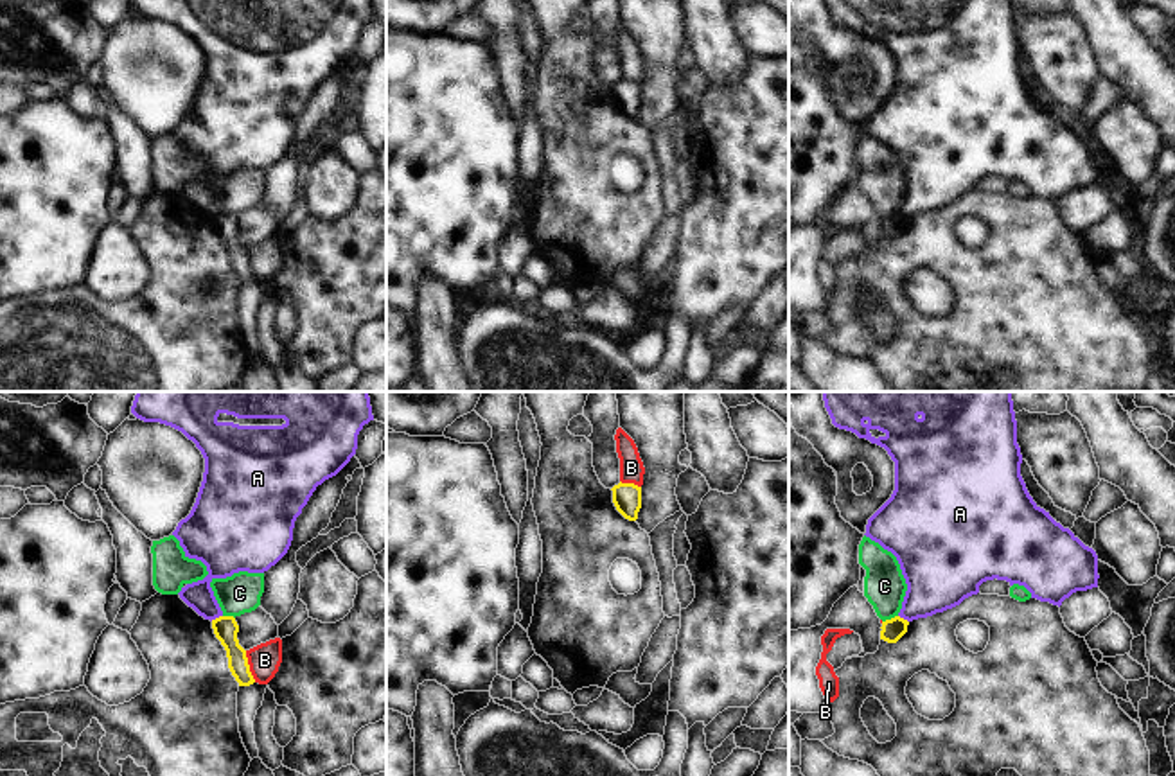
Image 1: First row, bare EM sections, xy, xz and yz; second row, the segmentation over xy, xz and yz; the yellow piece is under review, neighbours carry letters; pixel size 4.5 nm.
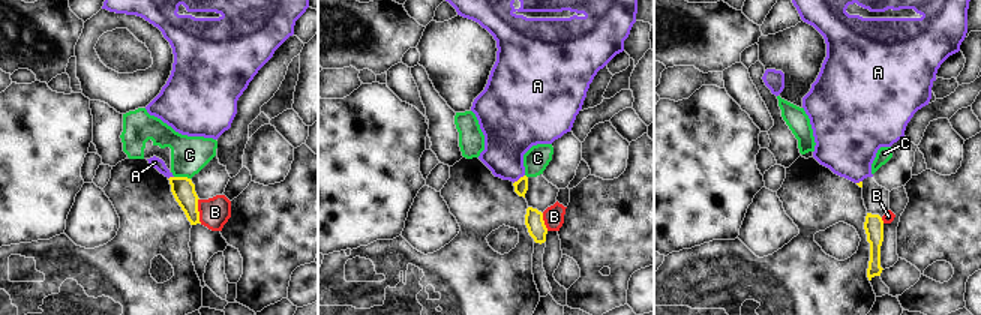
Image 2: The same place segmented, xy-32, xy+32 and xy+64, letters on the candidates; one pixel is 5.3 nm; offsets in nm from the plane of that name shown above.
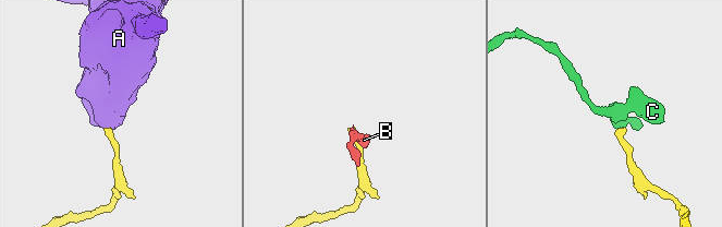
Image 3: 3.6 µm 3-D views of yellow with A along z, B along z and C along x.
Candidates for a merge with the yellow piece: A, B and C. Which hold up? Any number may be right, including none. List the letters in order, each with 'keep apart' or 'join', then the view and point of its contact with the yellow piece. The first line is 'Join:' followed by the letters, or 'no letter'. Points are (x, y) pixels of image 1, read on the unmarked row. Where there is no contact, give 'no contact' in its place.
Join: no letter
A: keep apart; meets yellow in xy at (216, 216)
B: keep apart; meets yellow in xy at (248, 264)
C: keep apart; meets yellow in yz at (892, 216)

